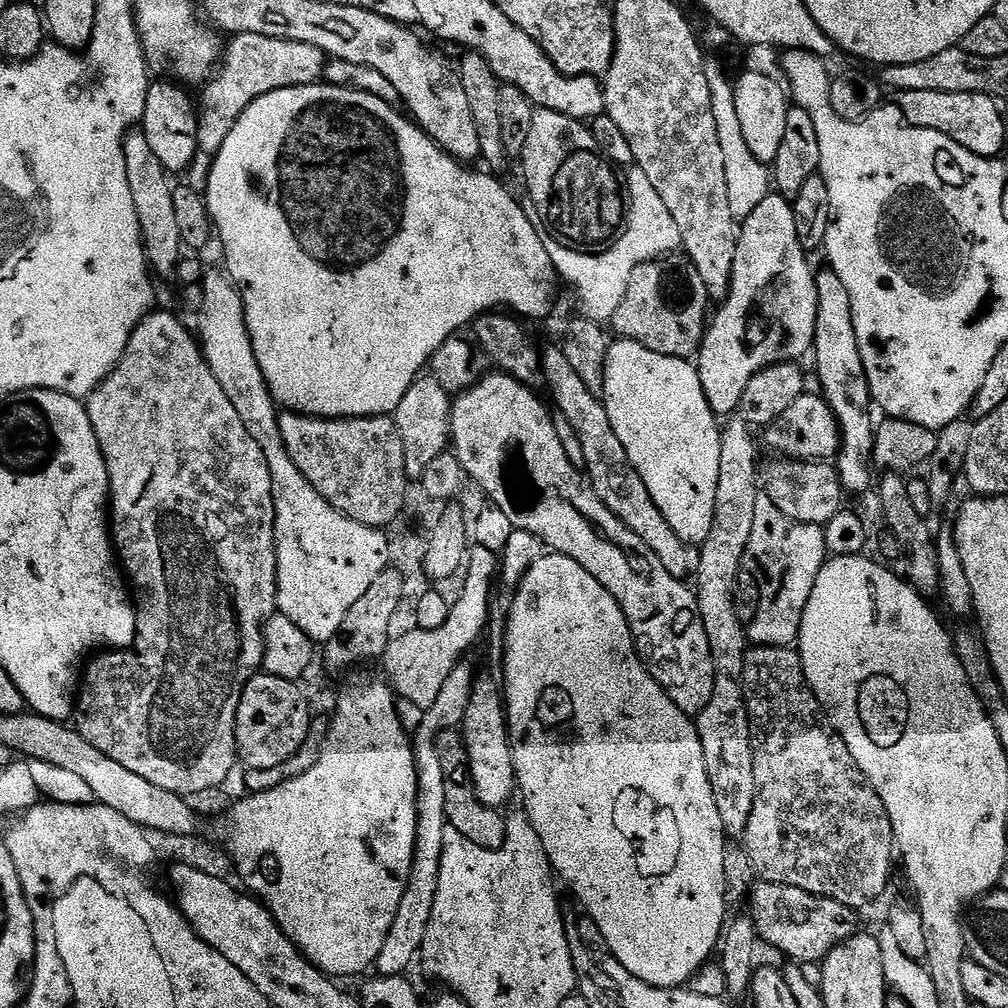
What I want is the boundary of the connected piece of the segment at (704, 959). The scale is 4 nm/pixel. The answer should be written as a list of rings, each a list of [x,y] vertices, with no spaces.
[[[545,554],[520,579],[514,595],[512,609],[508,612],[508,632],[503,633],[502,691],[508,714],[508,737],[512,743],[516,786],[519,795],[524,795],[523,811],[528,813],[528,820],[542,842],[555,875],[572,887],[573,894],[584,907],[583,911],[591,920],[598,922],[598,930],[602,930],[602,935],[606,937],[610,956],[630,970],[634,977],[652,987],[684,988],[713,959],[726,927],[724,911],[728,908],[724,901],[724,895],[728,892],[728,876],[724,873],[726,833],[718,814],[718,802],[714,802],[710,778],[706,774],[706,758],[693,717],[685,714],[664,693],[663,686],[648,673],[637,653],[636,642],[620,603],[605,590],[598,578],[578,566],[574,558]]]

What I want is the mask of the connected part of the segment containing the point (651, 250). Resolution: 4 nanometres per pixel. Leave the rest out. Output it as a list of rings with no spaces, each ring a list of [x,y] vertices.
[[[632,166],[627,169],[626,176],[626,223],[615,244],[606,252],[597,256],[584,256],[565,248],[559,240],[550,234],[544,236],[544,245],[550,254],[553,269],[568,284],[576,287],[576,296],[580,299],[579,315],[588,320],[599,322],[611,321],[612,315],[622,306],[622,298],[626,298],[626,286],[630,282],[630,274],[638,265],[648,260],[658,260],[675,253],[681,247],[678,225],[670,218],[670,210],[666,210],[666,202],[658,198],[658,190],[650,183],[650,178],[641,168]]]

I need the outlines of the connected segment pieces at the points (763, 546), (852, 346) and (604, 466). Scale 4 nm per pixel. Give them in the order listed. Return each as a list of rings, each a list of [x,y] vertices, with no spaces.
[[[763,494],[754,506],[754,530],[746,542],[743,571],[757,579],[761,590],[759,615],[747,625],[746,635],[753,645],[765,648],[792,646],[800,639],[802,614],[814,590],[814,582],[829,555],[824,529],[818,524],[794,522]]]
[[[831,270],[816,272],[816,289],[818,290],[818,322],[814,330],[814,357],[816,356],[816,376],[820,379],[819,391],[825,402],[835,414],[840,427],[841,439],[838,453],[838,471],[845,493],[864,492],[873,487],[872,468],[874,457],[872,451],[876,445],[876,430],[872,412],[872,391],[868,388],[866,370],[862,366],[862,354],[858,350],[858,338],[854,334],[854,318],[850,306],[850,293],[842,286],[842,278]]]
[[[563,347],[544,348],[540,358],[540,368],[544,371],[547,391],[552,391],[551,403],[556,403],[555,411],[574,426],[578,434],[578,442],[582,442],[582,452],[586,454],[586,479],[602,498],[602,502],[612,511],[627,528],[634,530],[654,554],[670,570],[676,580],[687,581],[694,572],[694,556],[689,545],[674,534],[670,522],[662,518],[662,510],[654,506],[654,498],[650,498],[650,490],[646,490],[646,482],[638,478],[638,470],[630,462],[622,442],[618,442],[618,434],[614,434],[614,426],[610,426],[610,418],[604,409],[604,401],[590,394],[585,383],[578,378],[578,373],[570,366]]]

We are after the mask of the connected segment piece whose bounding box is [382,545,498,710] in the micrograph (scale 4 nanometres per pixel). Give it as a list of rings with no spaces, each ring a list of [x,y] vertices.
[[[475,545],[469,551],[466,561],[468,581],[460,597],[451,605],[448,621],[438,630],[413,627],[400,637],[389,639],[388,648],[382,657],[382,665],[388,674],[387,683],[394,689],[401,701],[409,700],[417,710],[434,706],[450,670],[465,659],[464,651],[479,638],[488,624],[488,607],[492,604],[492,579],[498,576],[498,556],[485,546]]]

